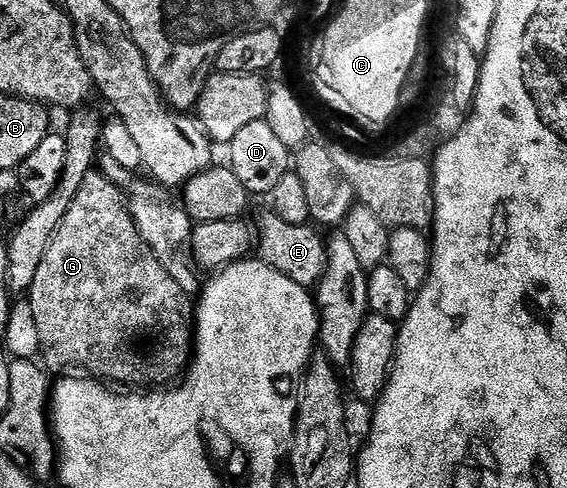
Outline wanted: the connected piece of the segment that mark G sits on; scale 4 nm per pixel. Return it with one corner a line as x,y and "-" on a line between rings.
99,170
89,172
86,182
82,182
82,190
78,190
66,218
62,218
54,238
42,254
42,266
38,266
38,274
34,274
34,282
30,289
30,297
32,296
30,317
36,323
42,359
44,358
50,367
68,368
64,370
83,370
101,381
111,382
116,386
168,386
187,369
190,363
190,357
194,351
194,324
189,313
188,316
184,313
185,294
180,291
178,283
174,282
174,279
166,272
151,246
142,240
138,226
132,220
132,215
129,212
125,193
120,193
112,183
113,181

